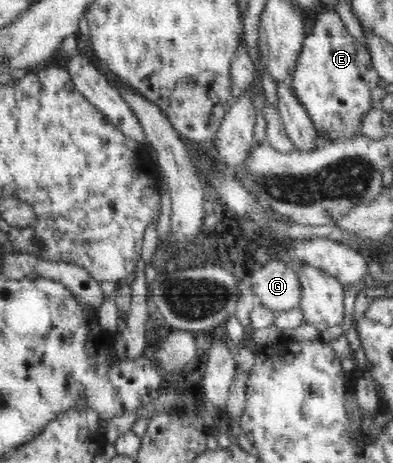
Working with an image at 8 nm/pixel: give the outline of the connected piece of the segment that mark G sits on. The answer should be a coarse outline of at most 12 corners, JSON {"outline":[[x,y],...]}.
{"outline":[[282,260],[253,270],[261,304],[286,311],[300,304],[295,271]]}

